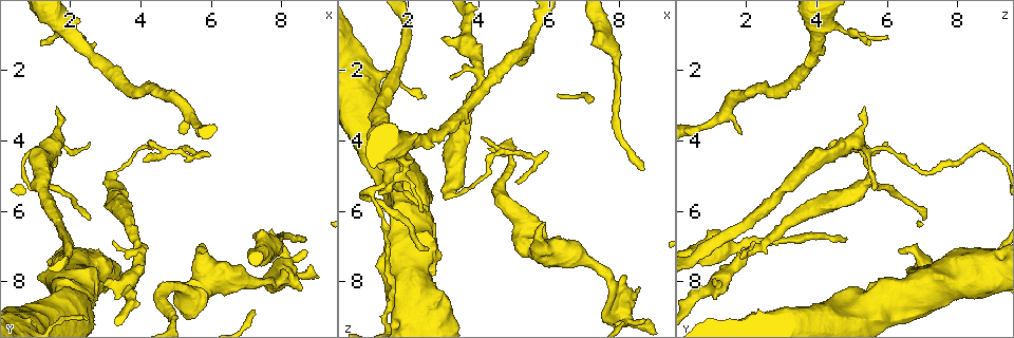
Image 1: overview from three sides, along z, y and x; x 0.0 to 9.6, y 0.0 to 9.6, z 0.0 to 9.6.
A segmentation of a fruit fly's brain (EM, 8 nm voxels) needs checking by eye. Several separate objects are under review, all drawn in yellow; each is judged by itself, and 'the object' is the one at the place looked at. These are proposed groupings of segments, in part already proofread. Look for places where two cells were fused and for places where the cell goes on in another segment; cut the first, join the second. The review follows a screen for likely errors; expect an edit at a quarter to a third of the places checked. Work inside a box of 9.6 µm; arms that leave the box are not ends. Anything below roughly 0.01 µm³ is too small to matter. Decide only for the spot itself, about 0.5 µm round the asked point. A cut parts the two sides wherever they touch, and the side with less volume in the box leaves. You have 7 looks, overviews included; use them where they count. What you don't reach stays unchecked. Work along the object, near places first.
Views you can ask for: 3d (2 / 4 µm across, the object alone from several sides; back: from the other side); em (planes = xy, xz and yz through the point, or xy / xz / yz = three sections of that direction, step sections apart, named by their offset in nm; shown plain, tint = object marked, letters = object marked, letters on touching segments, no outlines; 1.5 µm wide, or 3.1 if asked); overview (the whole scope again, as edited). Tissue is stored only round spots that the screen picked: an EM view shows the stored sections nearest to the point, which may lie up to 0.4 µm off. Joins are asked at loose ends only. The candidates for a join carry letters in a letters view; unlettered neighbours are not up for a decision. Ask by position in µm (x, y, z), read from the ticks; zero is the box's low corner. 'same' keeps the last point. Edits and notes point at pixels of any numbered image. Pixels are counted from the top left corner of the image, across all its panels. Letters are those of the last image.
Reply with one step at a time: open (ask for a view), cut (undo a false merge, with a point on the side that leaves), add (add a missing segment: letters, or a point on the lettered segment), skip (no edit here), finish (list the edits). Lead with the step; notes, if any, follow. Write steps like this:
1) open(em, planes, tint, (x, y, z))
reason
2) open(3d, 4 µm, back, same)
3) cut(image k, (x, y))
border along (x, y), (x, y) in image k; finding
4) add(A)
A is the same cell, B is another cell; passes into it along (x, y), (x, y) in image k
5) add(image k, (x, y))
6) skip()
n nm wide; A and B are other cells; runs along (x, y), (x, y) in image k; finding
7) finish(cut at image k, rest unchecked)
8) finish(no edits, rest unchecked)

open(3d, 4 µm, back, (5.15, 3.85, 1.85))
an open end

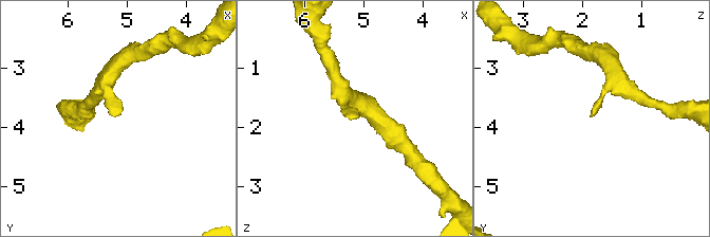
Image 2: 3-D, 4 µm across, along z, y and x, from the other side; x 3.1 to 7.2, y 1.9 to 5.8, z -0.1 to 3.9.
open(em, yz, step 4, letters, (5.20, 3.80, 1.90))

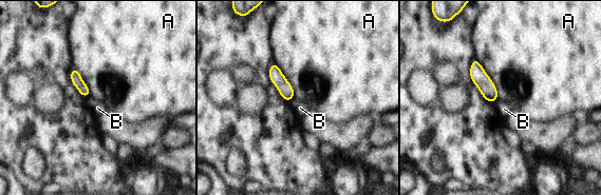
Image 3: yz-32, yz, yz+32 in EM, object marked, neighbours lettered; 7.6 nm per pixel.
open(em, planes, letters, same)
another direction

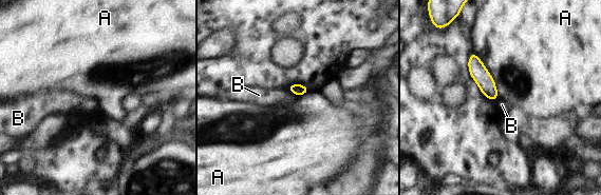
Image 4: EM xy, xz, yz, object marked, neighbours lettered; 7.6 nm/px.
skip()
A touches over 400 nm; A and B are other cells; border along (473, 51), (494, 81), (499, 97) in image 4; none of them fits

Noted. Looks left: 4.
open(em, yz, step 4, letters, (8.65, 6.85, 4.85))
long arm stops here

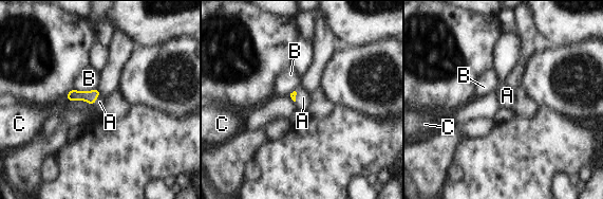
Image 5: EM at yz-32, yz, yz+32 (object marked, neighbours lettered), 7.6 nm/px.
open(em, planes, letters, same)

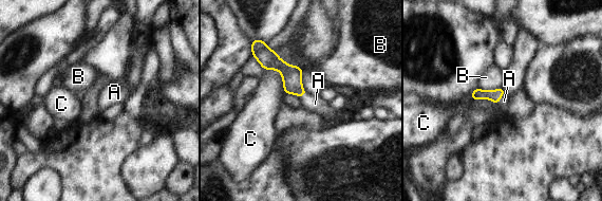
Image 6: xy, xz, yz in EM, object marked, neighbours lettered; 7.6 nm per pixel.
add(A)
A is the same cell, B and C are other cells; passes into it along (494, 95), (500, 97), (504, 101) in image 6; the cell continues

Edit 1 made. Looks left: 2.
finish(add at image 6, rest unchecked)

